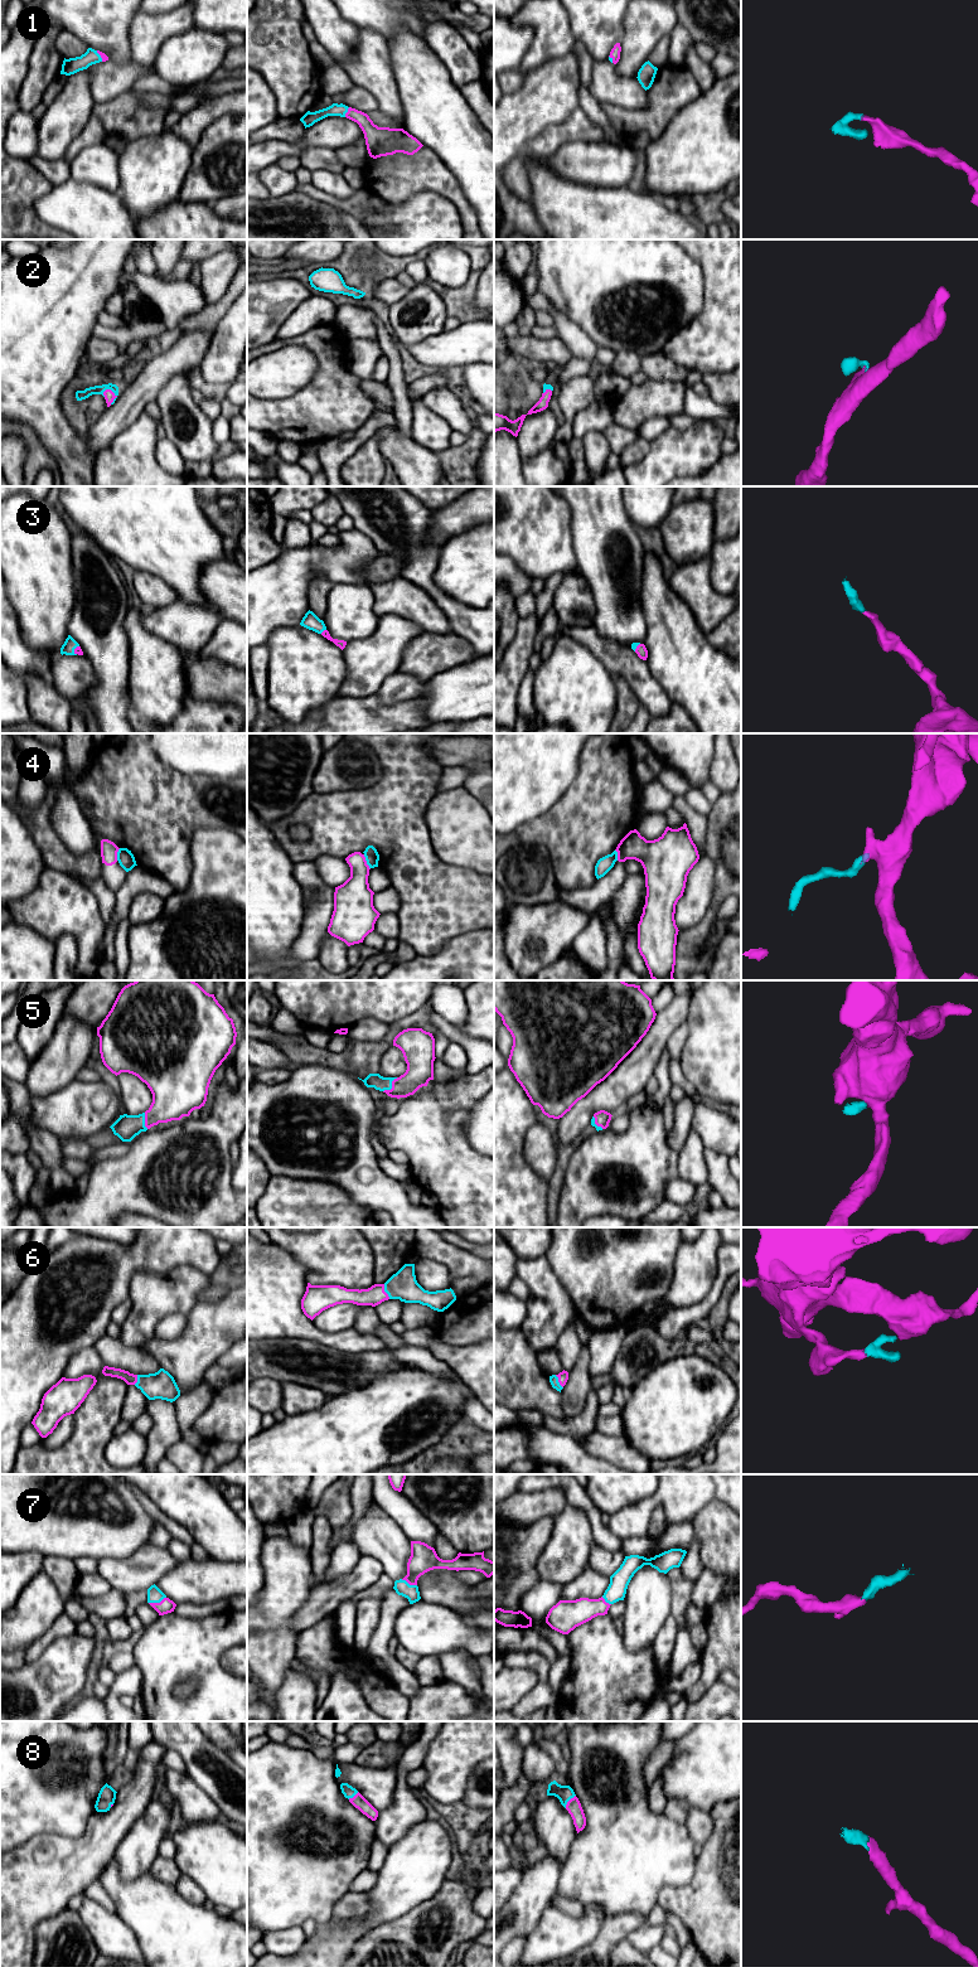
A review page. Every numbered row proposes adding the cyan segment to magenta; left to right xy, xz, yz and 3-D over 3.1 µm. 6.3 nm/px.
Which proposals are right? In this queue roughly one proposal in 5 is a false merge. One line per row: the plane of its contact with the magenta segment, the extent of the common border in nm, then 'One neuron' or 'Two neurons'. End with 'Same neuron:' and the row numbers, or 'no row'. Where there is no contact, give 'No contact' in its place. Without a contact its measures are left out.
1: Touches magenta in xz. Shared border 70 nm. One neuron
2: Touches magenta in xy. Shared border 110 nm. One neuron
3: Touches magenta in xz. Shared border 50 nm. One neuron
4: Touches magenta in xz. Shared border 100 nm. Two neurons
5: Touches magenta in xz. Shared border 130 nm. One neuron
6: Touches magenta in xz. Shared border 100 nm. One neuron
7: Touches magenta in xy. Shared border 120 nm. One neuron
8: Touches magenta in yz. Shared border 110 nm. One neuron
Same neuron: 1, 2, 3, 5, 6, 7, 8

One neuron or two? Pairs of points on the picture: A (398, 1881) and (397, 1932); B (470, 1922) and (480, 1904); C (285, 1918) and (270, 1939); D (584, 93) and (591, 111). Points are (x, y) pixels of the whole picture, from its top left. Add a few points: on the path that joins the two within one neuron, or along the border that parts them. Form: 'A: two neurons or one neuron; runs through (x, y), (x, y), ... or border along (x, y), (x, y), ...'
A: two neurons; border along (422, 1903), (401, 1917), (369, 1931)
B: two neurons; border along (478, 1889), (474, 1897), (474, 1910), (480, 1917)
C: two neurons; border along (300, 1926), (264, 1933)
D: one neuron; runs through (585, 97), (591, 107)

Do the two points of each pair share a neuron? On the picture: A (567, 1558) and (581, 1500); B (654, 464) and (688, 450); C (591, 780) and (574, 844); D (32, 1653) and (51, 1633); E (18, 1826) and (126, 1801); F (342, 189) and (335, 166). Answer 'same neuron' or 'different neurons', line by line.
A: different neurons
B: same neuron
C: same neuron
D: same neuron
E: different neurons
F: different neurons

